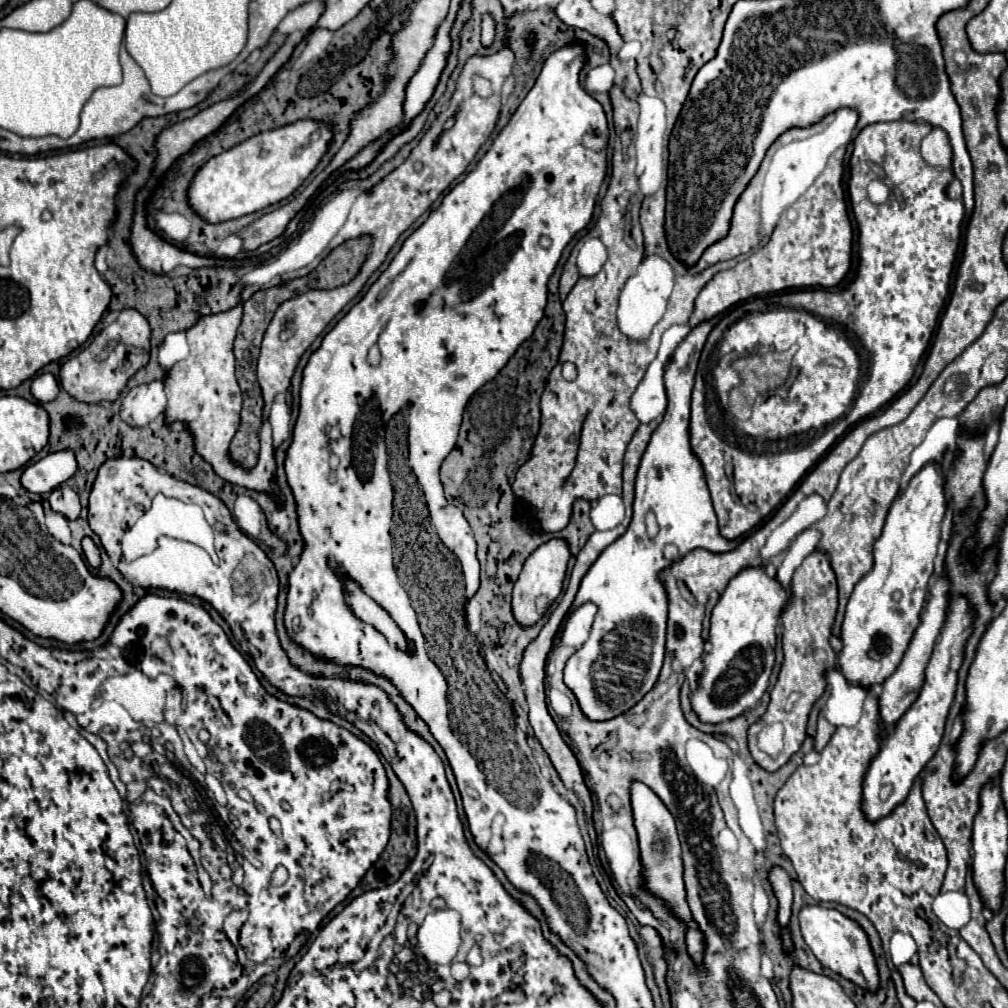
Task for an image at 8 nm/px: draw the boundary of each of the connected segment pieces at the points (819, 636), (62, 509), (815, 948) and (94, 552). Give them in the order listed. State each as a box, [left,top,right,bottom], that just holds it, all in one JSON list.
[[748,551,838,771],[50,489,80,519],[798,905,878,987],[82,537,102,569]]

